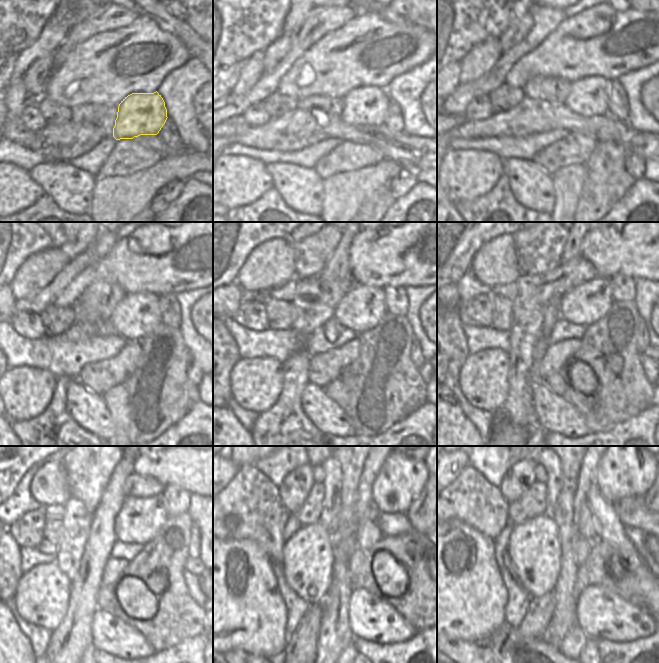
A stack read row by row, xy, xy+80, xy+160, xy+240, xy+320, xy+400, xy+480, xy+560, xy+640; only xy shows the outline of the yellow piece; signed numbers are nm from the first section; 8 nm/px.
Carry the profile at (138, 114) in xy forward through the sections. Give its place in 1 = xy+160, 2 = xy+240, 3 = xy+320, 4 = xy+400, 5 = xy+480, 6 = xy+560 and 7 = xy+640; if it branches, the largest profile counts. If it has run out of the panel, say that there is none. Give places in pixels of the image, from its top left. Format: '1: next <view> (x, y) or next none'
1: next xy+160 (589, 96)
2: next xy+240 (138, 314)
3: next xy+320 (363, 306)
4: next xy+400 (585, 304)
5: next xy+480 (140, 519)
6: next xy+560 (390, 482)
7: next xy+640 (626, 469)

